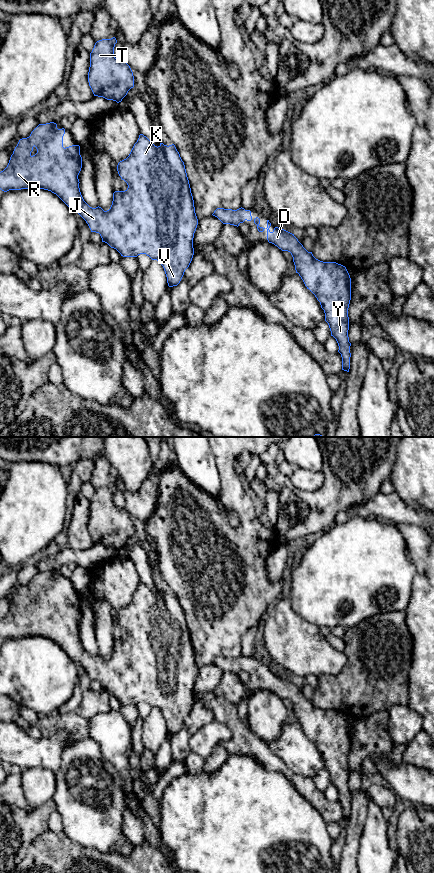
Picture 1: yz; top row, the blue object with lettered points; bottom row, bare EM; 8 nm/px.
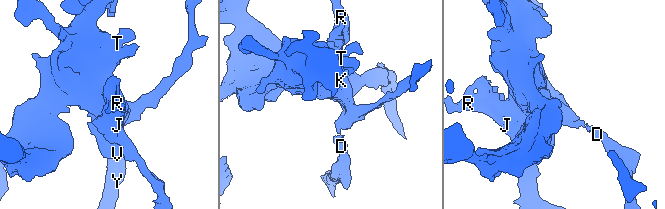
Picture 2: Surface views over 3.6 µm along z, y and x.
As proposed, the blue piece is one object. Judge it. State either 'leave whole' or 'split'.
leave whole

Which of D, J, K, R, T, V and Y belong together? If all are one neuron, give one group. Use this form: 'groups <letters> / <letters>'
groups D J K R T V Y

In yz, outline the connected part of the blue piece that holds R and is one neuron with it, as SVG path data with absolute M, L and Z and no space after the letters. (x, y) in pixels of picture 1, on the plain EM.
M54 570L39 572L27 586L19 588L7 615L0 620L0 637L4 640L9 638L21 638L28 636L40 636L56 642L73 661L78 661L88 672L91 680L99 681L102 690L116 697L123 705L137 705L146 702L152 708L157 708L164 716L169 735L177 734L185 718L189 715L193 703L193 686L198 673L195 661L194 648L191 641L184 610L174 592L155 594L146 584L139 583L129 604L120 609L117 619L128 636L125 639L115 639L109 658L104 659L101 655L92 656L83 647L78 623L82 616L80 594L72 593L63 595L65 577L58 577Z

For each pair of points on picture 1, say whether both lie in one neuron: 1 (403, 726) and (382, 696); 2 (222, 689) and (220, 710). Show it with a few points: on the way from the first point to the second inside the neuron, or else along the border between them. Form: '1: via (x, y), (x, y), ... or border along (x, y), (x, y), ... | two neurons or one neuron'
1: border along (407, 705), (393, 704), (387, 711) | two neurons
2: border along (214, 691), (237, 706) | two neurons

